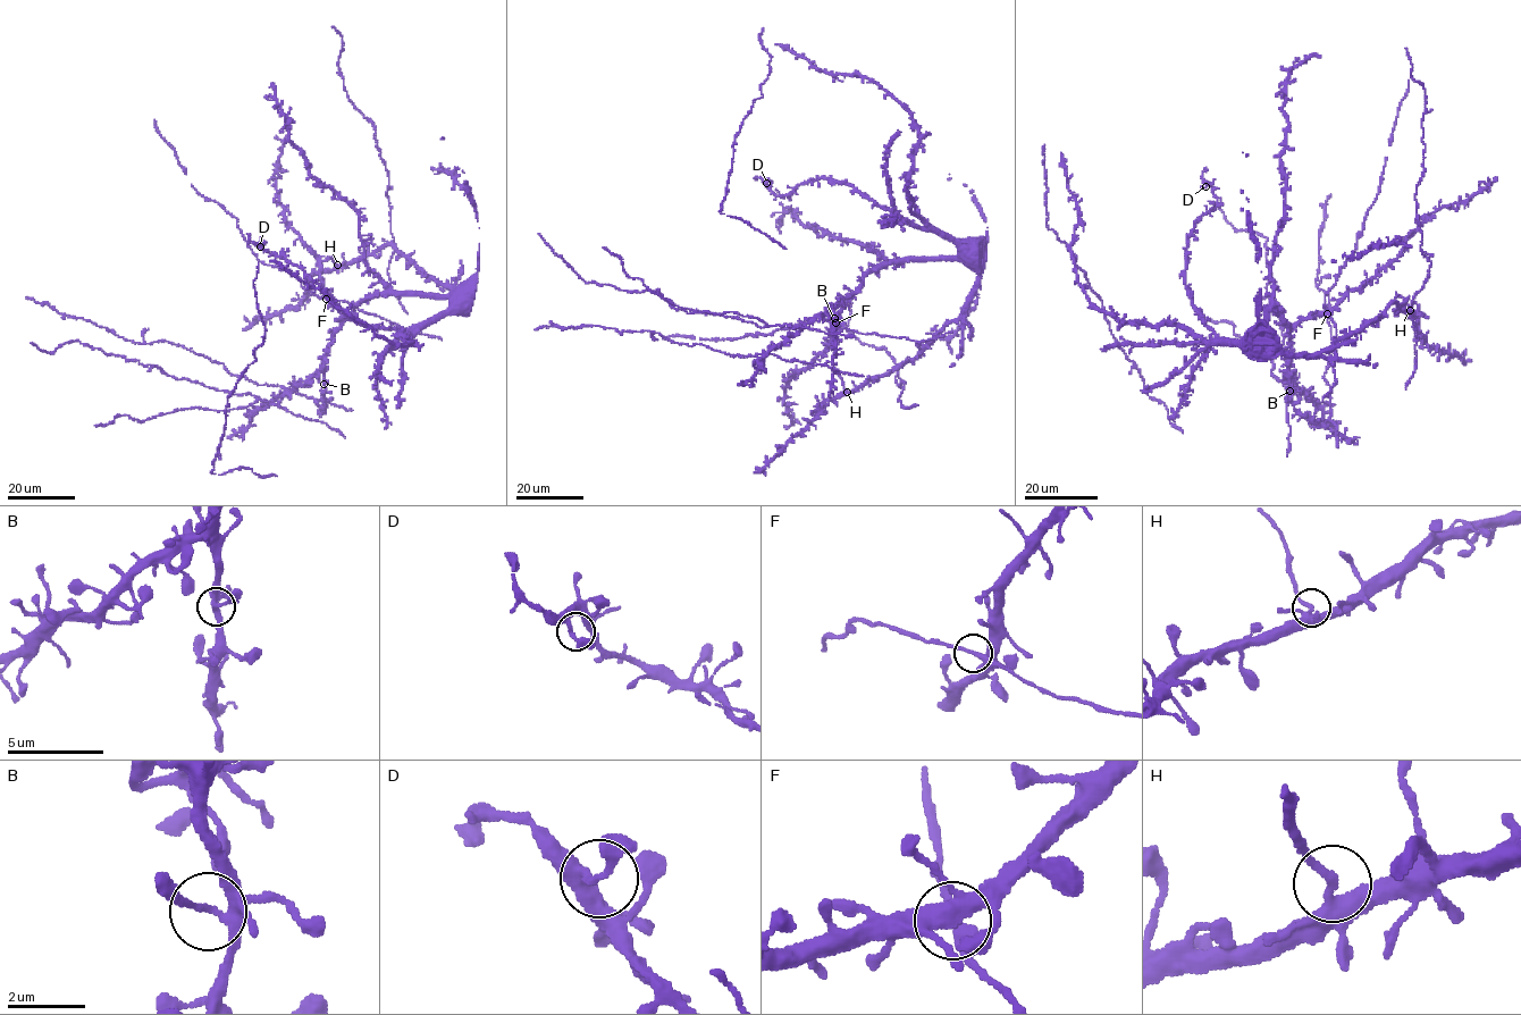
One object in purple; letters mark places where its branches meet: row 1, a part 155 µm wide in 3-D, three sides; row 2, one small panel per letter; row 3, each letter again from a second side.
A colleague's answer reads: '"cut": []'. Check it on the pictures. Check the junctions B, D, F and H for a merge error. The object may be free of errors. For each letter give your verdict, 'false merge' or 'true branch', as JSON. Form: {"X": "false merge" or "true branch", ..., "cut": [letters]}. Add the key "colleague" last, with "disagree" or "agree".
{"B": "true branch", "D": "true branch", "F": "true branch", "H": "false merge", "cut": ["H"], "colleague": "disagree"}

